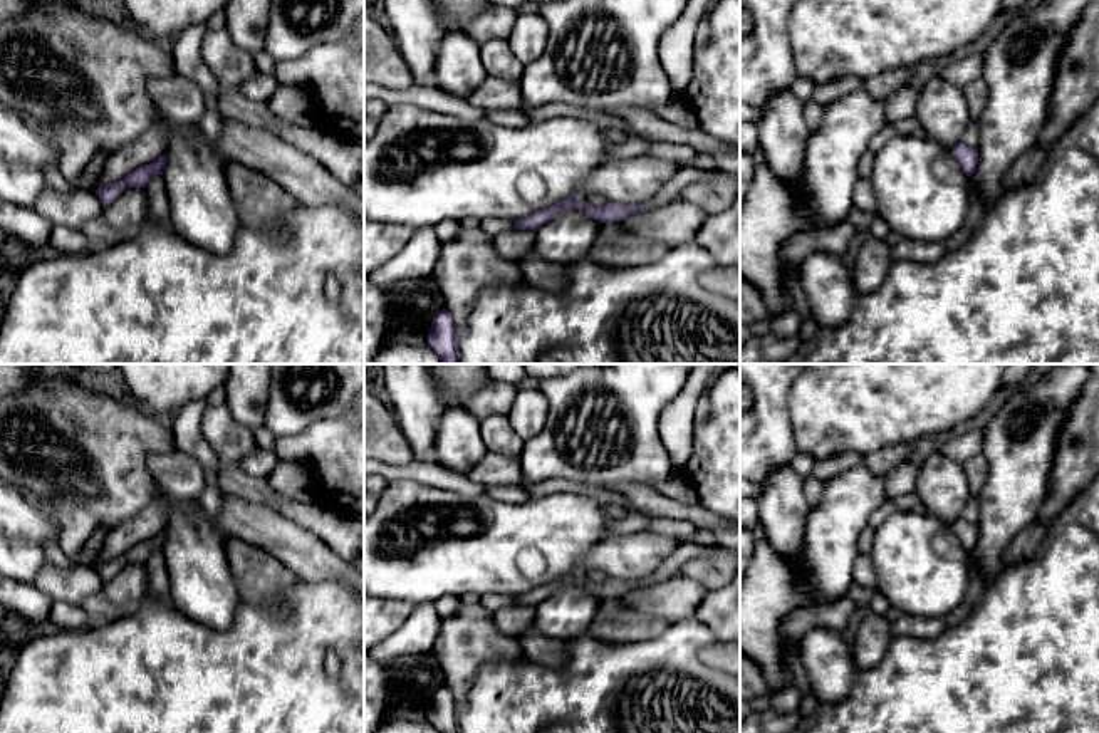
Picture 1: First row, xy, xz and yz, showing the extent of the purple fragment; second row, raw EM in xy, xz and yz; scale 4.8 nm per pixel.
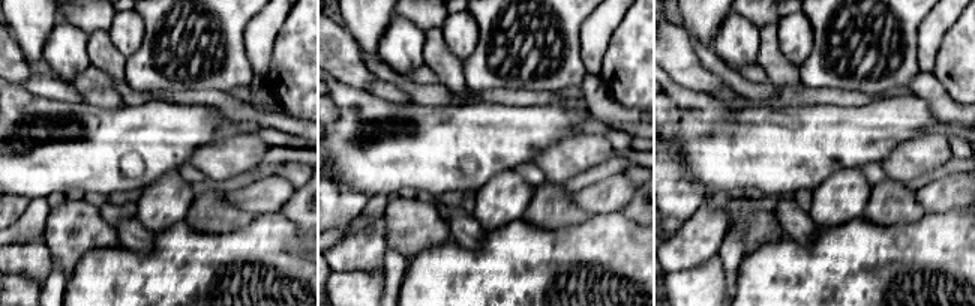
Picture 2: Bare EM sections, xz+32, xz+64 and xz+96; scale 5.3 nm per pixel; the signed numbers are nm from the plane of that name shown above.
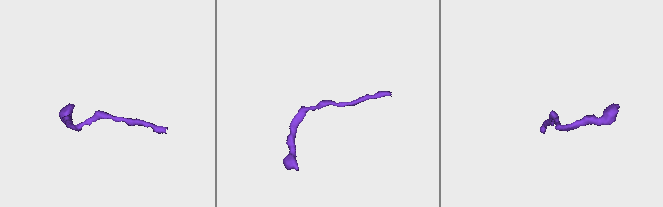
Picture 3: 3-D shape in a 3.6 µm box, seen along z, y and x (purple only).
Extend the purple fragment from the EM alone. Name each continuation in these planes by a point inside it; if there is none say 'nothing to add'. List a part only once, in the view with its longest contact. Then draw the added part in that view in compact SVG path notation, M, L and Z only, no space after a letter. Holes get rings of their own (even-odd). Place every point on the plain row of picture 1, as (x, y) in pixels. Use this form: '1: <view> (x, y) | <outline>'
nothing to add

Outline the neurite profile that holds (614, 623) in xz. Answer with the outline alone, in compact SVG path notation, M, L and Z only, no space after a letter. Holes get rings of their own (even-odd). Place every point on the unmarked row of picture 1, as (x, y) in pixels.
M621 597L602 599L589 634L602 642L633 644L658 637L671 626L664 617L628 609Z

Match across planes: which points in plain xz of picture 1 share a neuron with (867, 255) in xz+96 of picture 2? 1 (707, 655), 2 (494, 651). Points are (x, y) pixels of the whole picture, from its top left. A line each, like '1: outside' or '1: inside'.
1: outside
2: outside

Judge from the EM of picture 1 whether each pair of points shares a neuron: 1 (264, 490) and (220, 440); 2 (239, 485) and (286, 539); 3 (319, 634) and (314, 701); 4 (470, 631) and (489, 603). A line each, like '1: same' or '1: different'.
1: same
2: different
3: same
4: different

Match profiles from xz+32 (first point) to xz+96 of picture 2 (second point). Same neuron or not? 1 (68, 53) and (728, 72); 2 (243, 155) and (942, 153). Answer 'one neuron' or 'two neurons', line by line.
1: two neurons
2: one neuron

